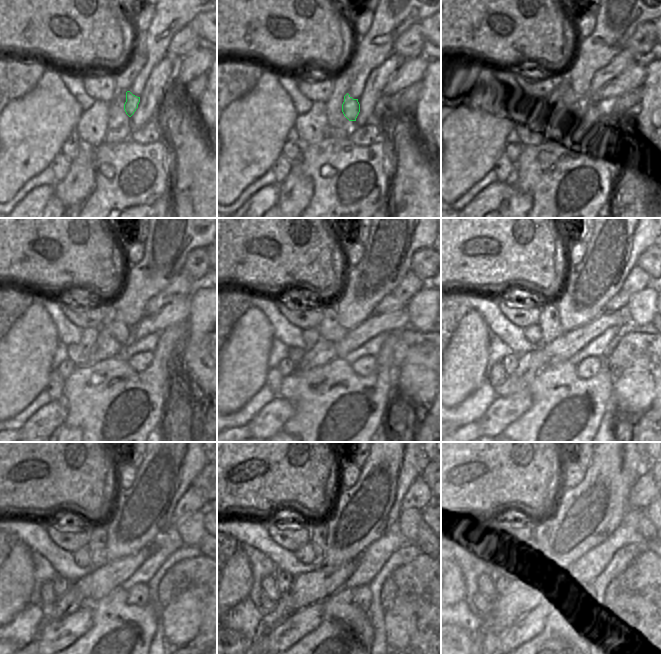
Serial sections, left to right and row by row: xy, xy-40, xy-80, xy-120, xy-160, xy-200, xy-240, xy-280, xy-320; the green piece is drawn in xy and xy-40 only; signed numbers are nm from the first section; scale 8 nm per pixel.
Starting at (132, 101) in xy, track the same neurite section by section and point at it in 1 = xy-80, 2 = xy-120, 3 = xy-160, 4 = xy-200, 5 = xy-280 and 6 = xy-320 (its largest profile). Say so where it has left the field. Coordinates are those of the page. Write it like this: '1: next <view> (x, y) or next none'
1: next xy-80 (574, 107)
2: next xy-120 (121, 332)
3: next xy-160 (329, 328)
4: next xy-200 (549, 321)
5: next xy-280 (318, 531)
6: next xy-320 (541, 529)

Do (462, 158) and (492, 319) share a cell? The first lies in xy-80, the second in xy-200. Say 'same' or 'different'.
different

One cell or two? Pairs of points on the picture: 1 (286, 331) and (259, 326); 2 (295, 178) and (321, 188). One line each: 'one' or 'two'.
1: two
2: two

